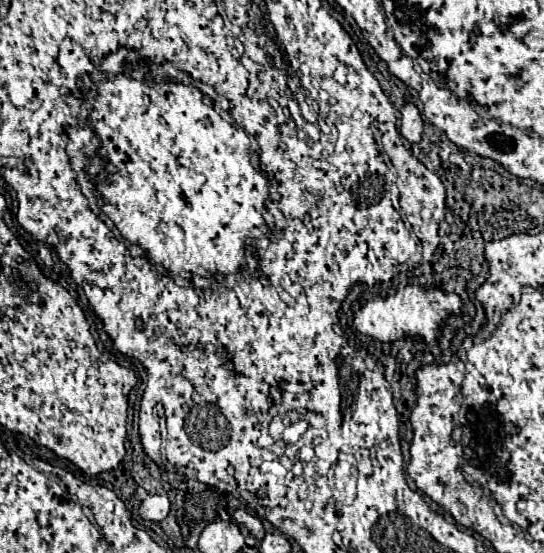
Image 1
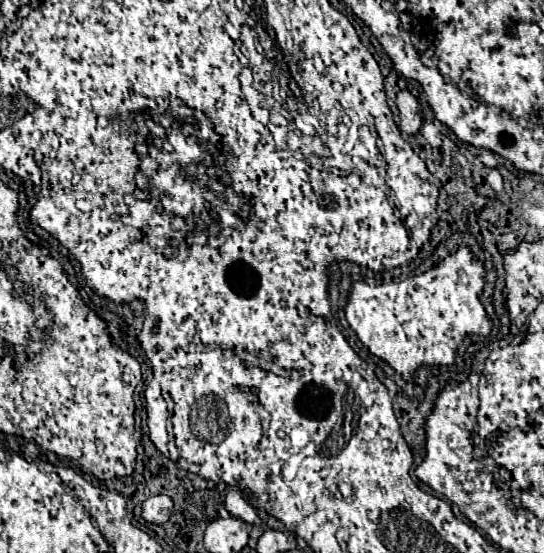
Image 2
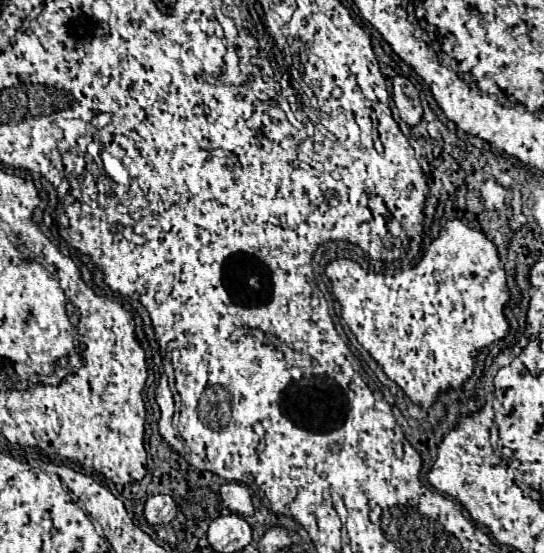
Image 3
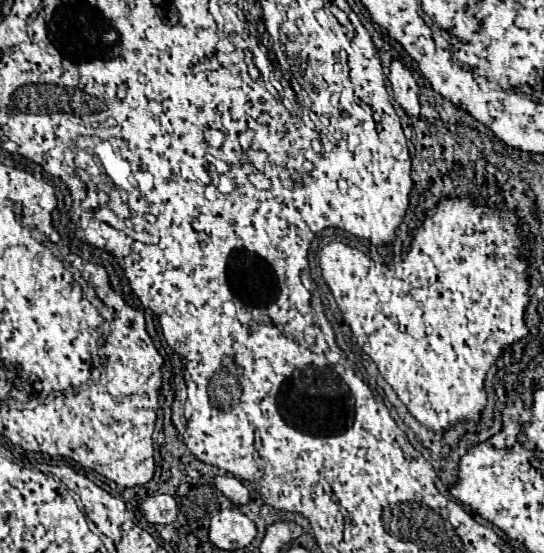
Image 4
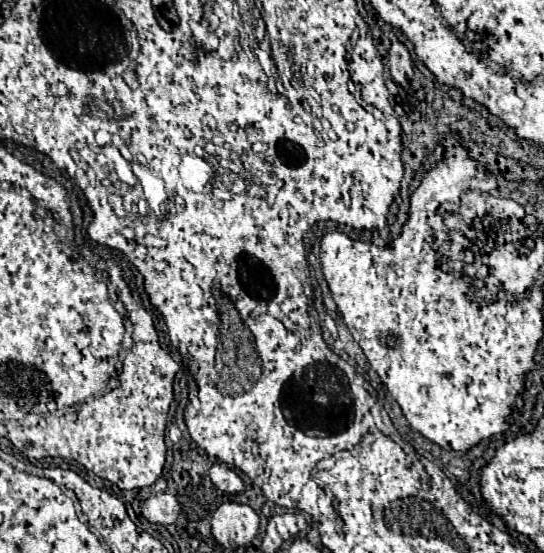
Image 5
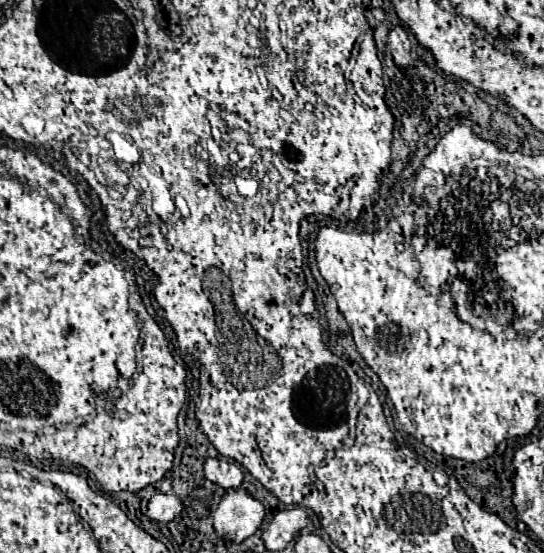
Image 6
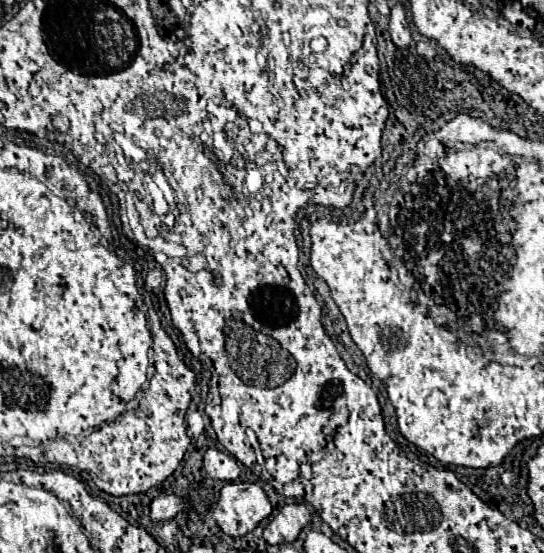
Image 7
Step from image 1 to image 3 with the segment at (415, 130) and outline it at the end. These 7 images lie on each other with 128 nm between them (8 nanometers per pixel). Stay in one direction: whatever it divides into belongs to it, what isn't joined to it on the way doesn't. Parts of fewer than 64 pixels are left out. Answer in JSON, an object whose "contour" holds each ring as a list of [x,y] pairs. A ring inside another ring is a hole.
{"contour":[[[396,76],[392,80],[394,84],[394,104],[398,108],[400,118],[408,124],[408,126],[416,126],[422,120],[422,106],[420,106],[420,96],[418,90],[414,88],[414,84],[404,78],[404,76]]]}

